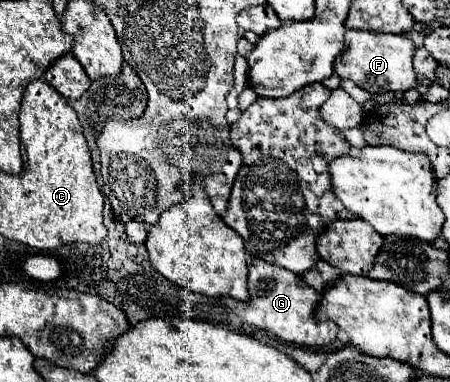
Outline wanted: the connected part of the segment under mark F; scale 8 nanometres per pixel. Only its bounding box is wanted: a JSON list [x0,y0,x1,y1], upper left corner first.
[337,31,417,93]

